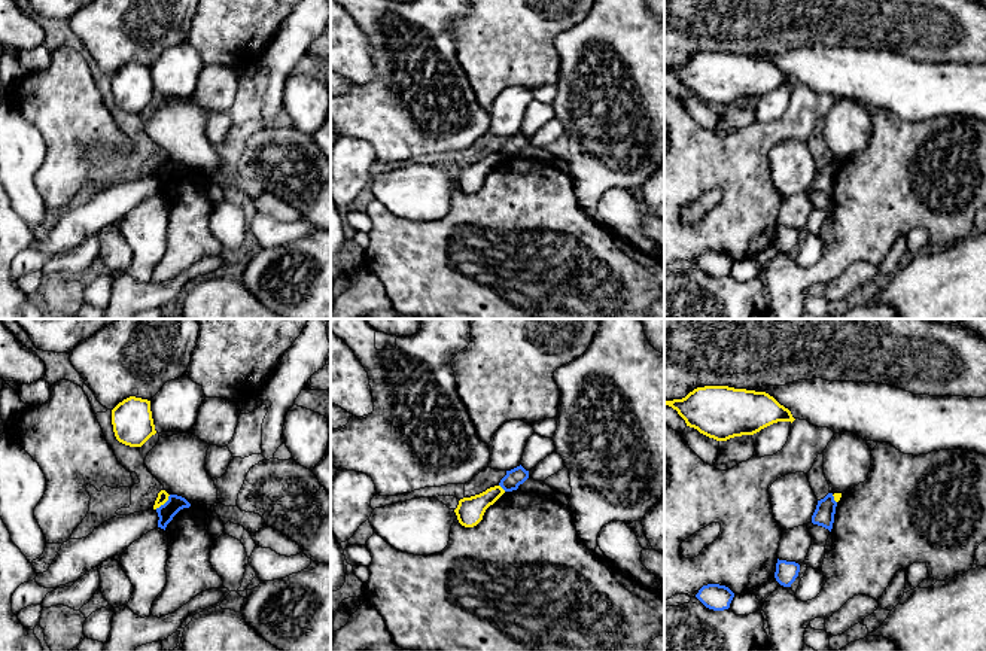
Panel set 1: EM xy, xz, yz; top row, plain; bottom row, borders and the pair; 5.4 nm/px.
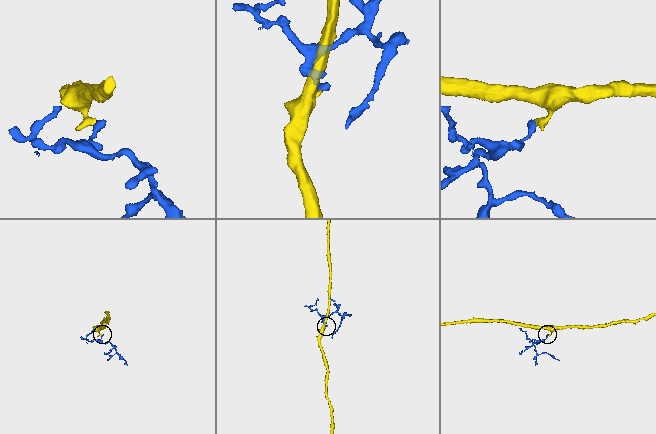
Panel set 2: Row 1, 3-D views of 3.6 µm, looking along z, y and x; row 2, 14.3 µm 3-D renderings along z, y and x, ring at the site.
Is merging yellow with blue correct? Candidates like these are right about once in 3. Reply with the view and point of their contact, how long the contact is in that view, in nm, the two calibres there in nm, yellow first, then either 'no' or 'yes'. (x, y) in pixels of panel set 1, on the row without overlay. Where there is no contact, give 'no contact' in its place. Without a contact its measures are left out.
contact xy (163, 170); length 120 nm; calibres 60 and 90 nm; no

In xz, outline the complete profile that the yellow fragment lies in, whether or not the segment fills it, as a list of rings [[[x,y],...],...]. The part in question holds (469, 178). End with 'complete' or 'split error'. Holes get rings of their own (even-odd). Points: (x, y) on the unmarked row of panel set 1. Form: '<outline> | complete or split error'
[[[494,152],[480,161],[460,165],[454,176],[459,189],[465,194],[477,192],[483,186],[486,176],[503,159],[505,156],[500,152]]] | complete

